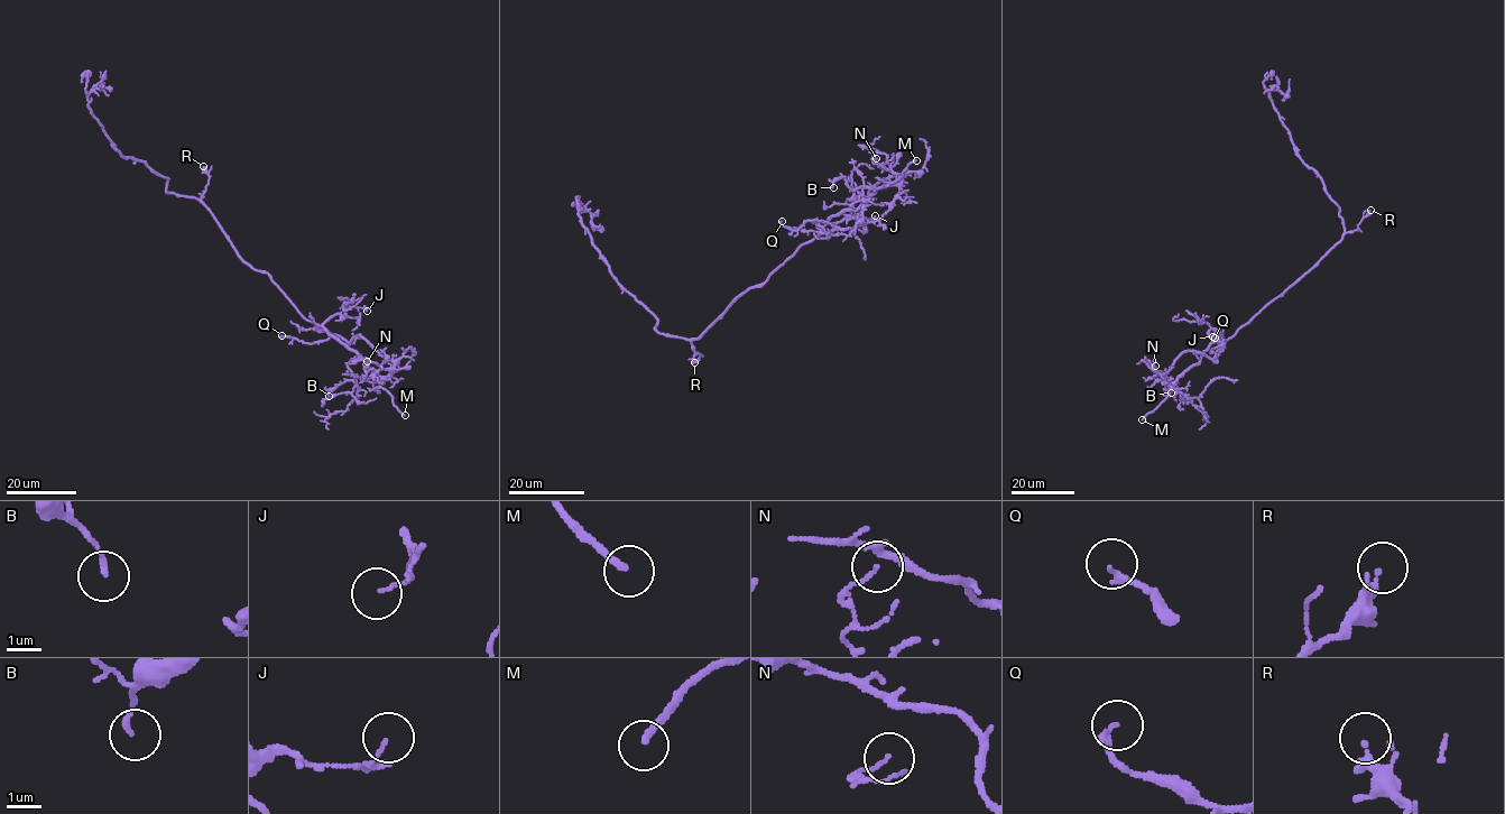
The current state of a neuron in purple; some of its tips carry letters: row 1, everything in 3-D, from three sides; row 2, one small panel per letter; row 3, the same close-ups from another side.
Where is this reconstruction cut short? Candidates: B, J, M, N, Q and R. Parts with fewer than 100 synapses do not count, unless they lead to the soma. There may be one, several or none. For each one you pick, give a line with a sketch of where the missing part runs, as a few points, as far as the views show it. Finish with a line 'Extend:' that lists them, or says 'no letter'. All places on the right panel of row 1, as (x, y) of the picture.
M: (1142, 419), (1118, 409), (1107, 410), (1086, 421), (1072, 433), (1076, 446)
Extend: M

